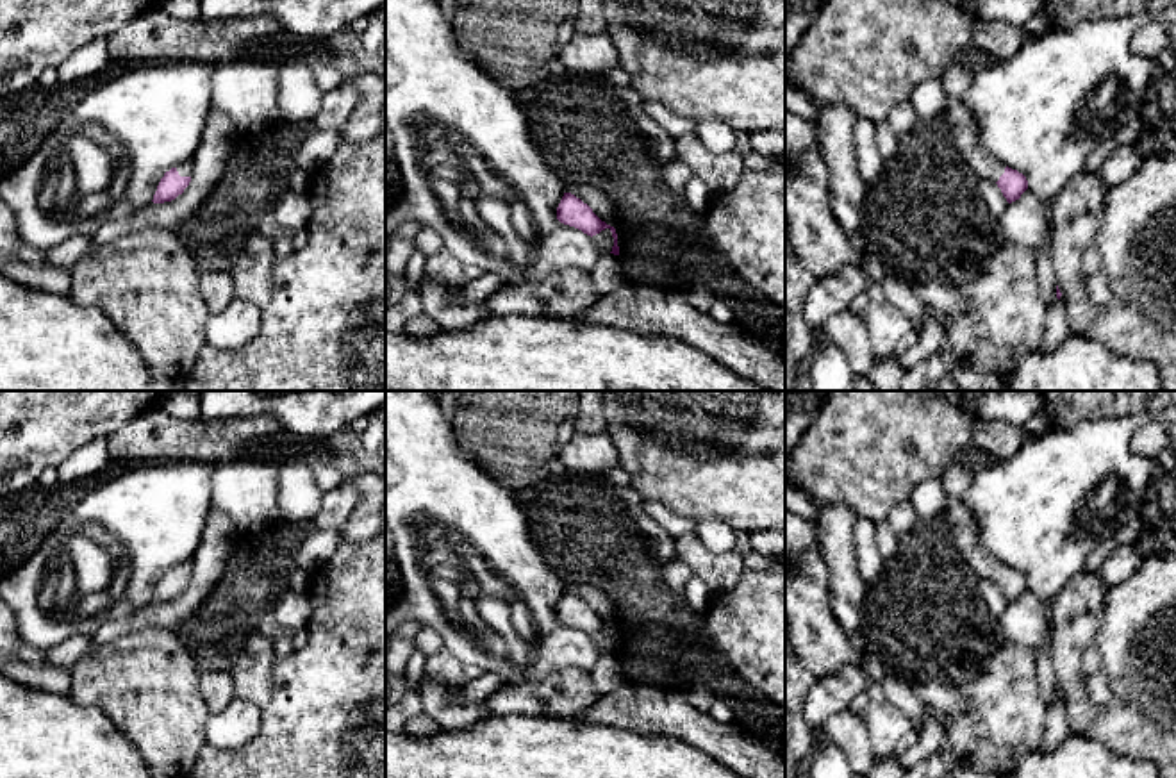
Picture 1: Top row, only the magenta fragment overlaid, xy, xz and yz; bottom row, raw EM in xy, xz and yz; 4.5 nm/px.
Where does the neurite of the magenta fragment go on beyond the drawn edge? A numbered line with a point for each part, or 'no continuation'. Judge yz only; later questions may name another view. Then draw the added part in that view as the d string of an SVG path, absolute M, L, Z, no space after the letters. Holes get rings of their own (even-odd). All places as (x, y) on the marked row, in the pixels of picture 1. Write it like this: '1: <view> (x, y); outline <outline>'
1: yz (955, 79); outline M958 62L944 70L940 75L946 91L944 114L948 116L957 145L976 178L996 184L1006 166L985 150L980 141L976 120L964 102L964 95L969 89L973 77L974 73L964 70Z

